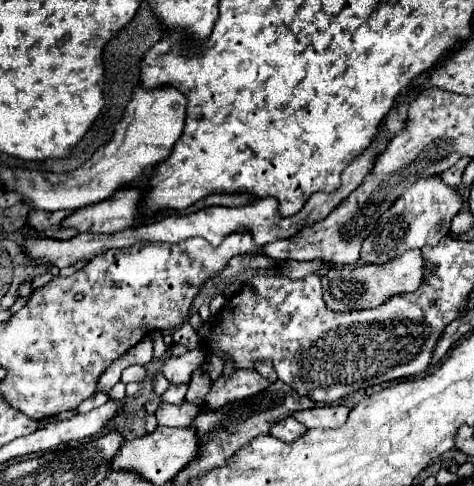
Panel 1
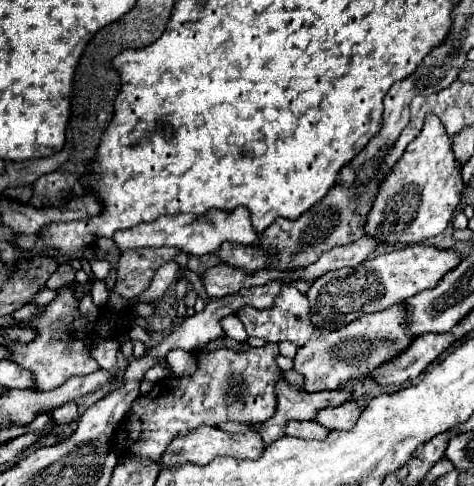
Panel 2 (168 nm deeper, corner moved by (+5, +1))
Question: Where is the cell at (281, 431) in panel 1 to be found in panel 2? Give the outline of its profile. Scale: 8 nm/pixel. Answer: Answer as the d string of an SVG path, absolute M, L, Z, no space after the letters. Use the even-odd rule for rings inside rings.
M293 420L291 424L287 424L287 434L295 438L303 438L303 440L325 440L329 434L329 428L323 428L317 422Z

